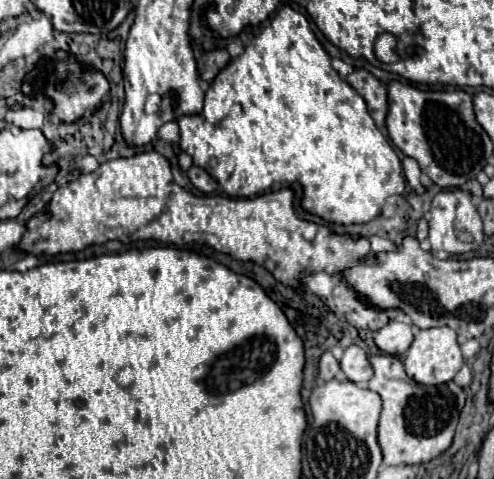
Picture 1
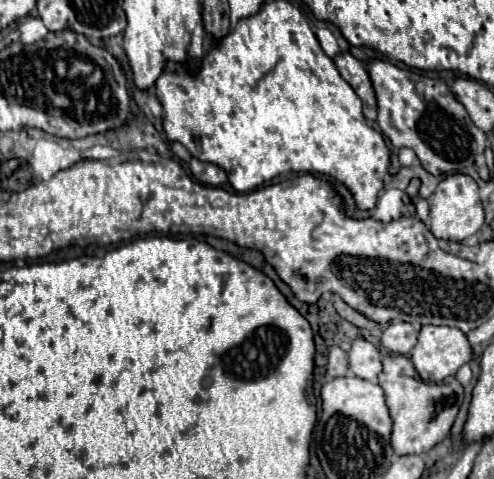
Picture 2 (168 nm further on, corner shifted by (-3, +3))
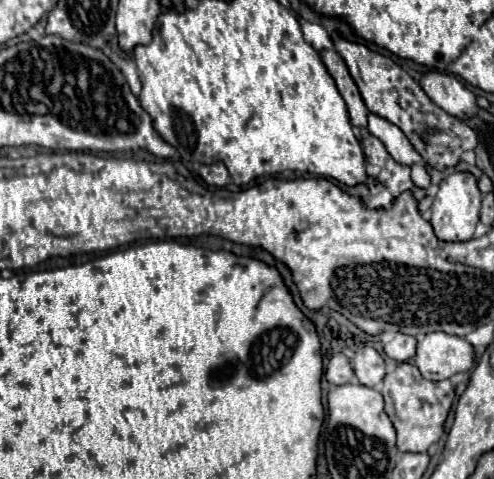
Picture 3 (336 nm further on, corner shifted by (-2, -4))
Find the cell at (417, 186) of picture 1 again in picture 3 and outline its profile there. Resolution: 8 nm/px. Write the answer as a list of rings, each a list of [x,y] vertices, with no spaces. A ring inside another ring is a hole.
[[[369,112],[367,130],[385,144],[387,152],[393,156],[395,162],[405,164],[405,166],[425,164],[425,160],[419,156],[419,152],[415,152],[415,148],[407,140],[407,136],[395,124],[391,124],[389,120],[385,120],[385,118]]]

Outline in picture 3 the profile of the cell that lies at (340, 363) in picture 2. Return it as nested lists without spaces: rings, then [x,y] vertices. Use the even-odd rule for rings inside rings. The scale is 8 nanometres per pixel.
[[[335,354],[329,360],[329,366],[325,370],[325,378],[331,384],[347,384],[347,382],[353,382],[355,372],[353,372],[353,368],[349,364],[349,358],[345,354]]]

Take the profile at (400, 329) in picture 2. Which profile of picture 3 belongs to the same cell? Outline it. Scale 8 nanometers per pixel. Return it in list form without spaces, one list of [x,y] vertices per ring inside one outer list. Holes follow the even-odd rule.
[[[395,334],[395,338],[389,344],[385,344],[385,354],[397,362],[407,362],[415,356],[415,346],[417,340],[413,336]]]

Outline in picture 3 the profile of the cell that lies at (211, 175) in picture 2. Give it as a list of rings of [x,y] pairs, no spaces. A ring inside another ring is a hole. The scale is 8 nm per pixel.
[[[215,162],[215,164],[207,164],[199,168],[199,176],[209,184],[209,186],[227,186],[231,182],[231,176],[227,172],[227,166],[223,162]]]

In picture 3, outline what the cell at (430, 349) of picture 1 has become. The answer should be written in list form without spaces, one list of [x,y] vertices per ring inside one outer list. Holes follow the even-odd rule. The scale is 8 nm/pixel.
[[[431,332],[417,344],[415,366],[427,380],[445,380],[457,372],[467,372],[475,364],[473,346],[445,332]]]

